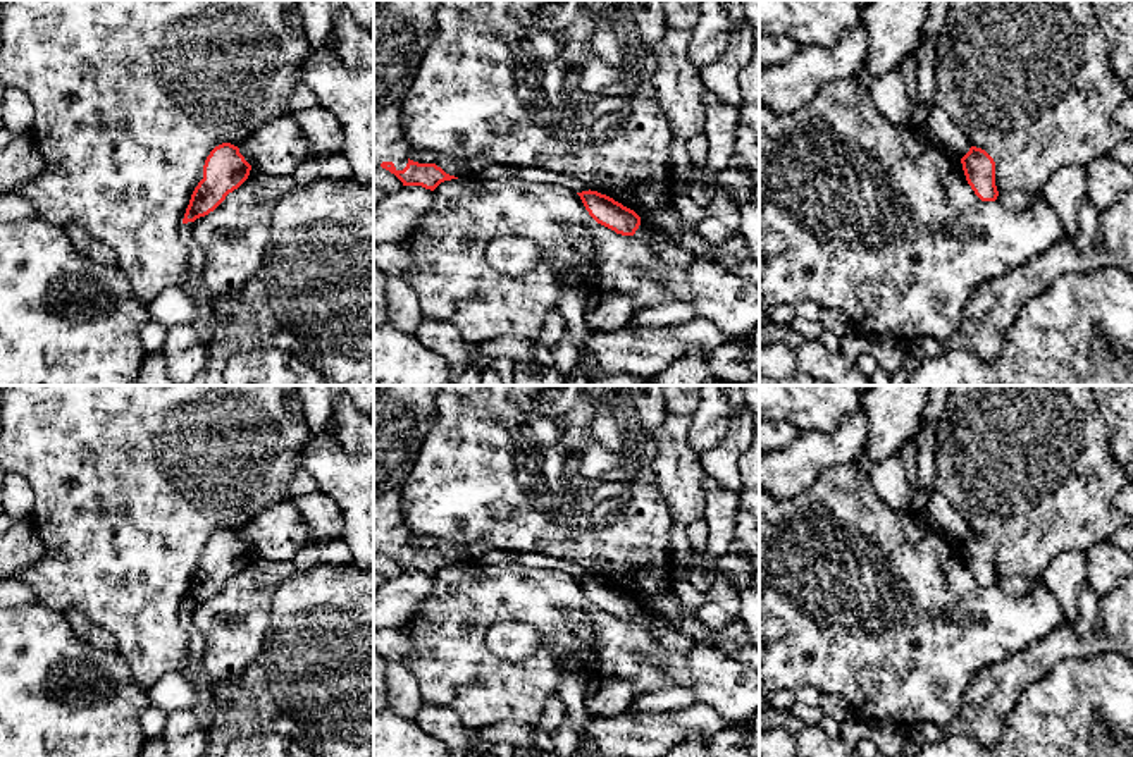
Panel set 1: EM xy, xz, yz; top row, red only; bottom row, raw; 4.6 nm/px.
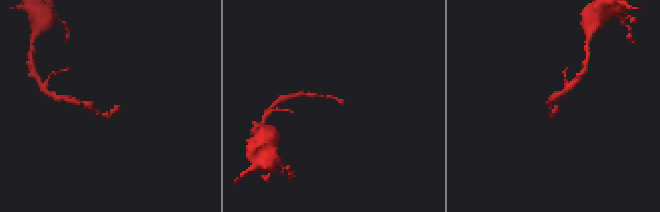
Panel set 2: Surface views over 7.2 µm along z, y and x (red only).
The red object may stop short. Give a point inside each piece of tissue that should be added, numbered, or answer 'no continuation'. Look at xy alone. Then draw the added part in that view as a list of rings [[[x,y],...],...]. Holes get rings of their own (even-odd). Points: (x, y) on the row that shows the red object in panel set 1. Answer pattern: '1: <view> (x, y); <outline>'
no continuation

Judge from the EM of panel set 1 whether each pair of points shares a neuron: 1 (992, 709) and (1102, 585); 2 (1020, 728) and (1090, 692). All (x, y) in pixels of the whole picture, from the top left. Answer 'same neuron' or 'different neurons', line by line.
1: different neurons
2: same neuron

